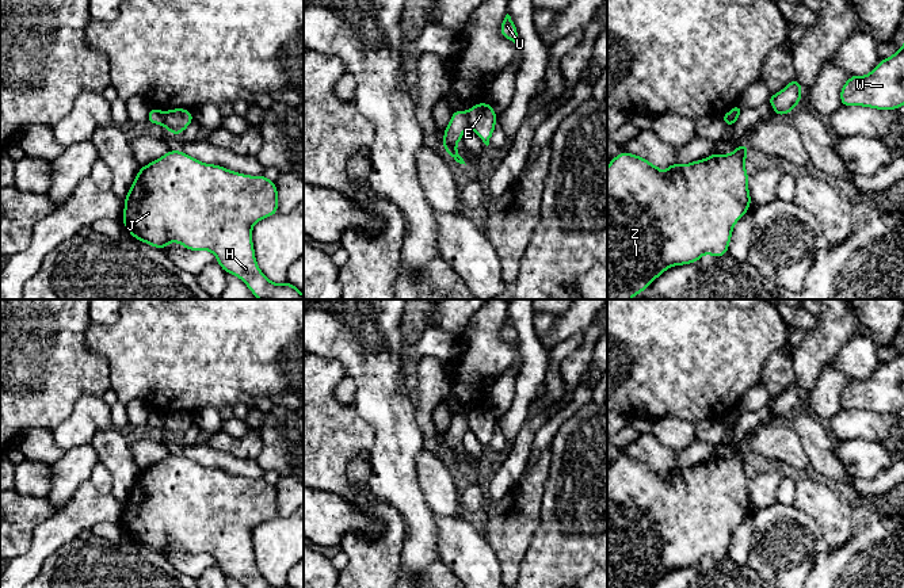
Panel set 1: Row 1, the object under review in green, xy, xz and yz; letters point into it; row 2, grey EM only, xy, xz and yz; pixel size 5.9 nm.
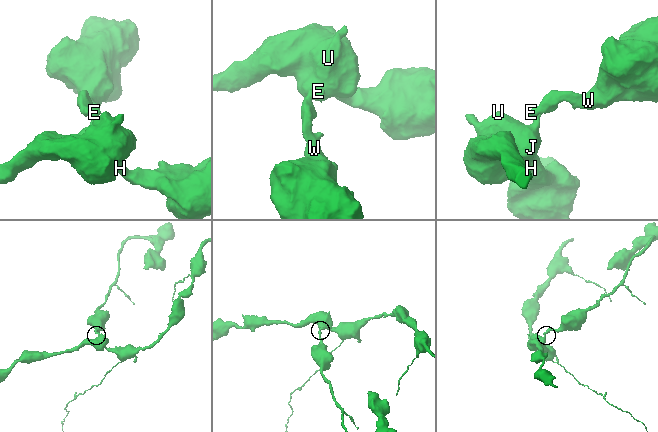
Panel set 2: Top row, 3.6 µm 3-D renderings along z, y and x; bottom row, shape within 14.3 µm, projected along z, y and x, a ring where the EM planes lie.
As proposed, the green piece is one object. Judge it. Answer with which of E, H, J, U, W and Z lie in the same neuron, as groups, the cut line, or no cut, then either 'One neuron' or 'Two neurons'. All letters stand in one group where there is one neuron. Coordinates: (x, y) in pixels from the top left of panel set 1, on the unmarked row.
Groups: E H J U Z / W. Split along xz (465, 416), (469, 428). Two neurons

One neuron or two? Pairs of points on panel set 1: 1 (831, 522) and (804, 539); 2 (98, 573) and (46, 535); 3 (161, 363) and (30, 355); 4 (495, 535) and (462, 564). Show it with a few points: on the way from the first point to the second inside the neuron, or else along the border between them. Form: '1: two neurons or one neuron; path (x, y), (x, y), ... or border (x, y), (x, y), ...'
1: two neurons; border (797, 507), (812, 519), (830, 548)
2: two neurons; border (76, 537), (57, 548), (39, 569)
3: two neurons; border (86, 333), (86, 344), (107, 363), (111, 388)
4: two neurons; border (483, 533), (502, 569)

